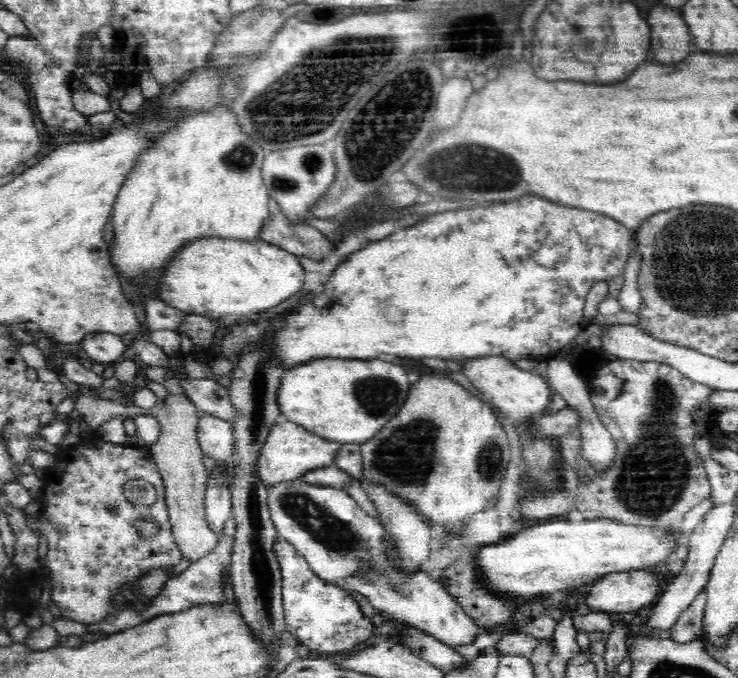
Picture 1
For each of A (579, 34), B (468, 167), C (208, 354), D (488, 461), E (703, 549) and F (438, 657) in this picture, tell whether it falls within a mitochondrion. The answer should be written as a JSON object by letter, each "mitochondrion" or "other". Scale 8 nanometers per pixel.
{"A":"mitochondrion","B":"mitochondrion","C":"other","D":"mitochondrion","E":"other","F":"other"}

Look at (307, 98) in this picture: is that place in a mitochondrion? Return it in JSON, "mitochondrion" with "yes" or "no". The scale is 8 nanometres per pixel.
{"mitochondrion":"yes"}

